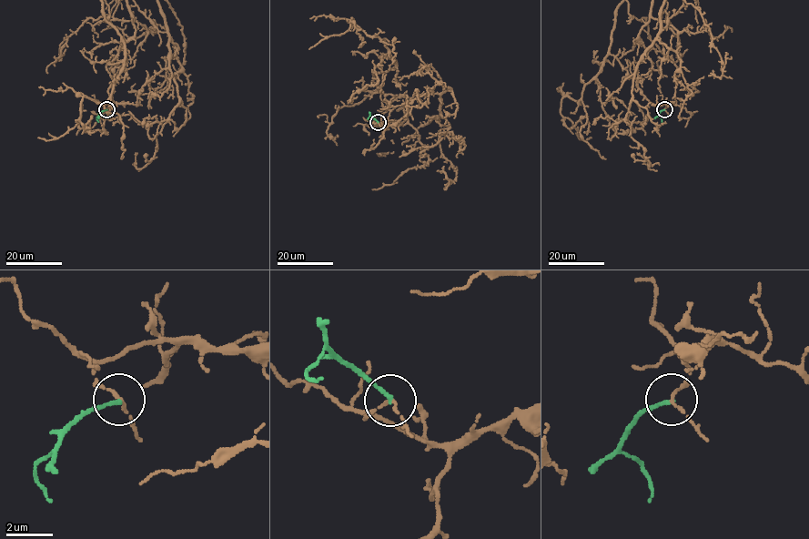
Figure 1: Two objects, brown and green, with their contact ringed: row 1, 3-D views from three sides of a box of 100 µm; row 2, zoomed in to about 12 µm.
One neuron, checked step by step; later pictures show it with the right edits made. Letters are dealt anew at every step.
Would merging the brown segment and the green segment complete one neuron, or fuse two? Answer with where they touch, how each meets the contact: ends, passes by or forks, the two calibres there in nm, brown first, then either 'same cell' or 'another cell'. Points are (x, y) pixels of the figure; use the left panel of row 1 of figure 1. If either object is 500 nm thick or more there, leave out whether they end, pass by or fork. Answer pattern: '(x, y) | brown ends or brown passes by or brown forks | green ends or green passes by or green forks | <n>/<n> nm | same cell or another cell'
(106, 109) | brown passes by | green ends | 110/150 nm | another cell

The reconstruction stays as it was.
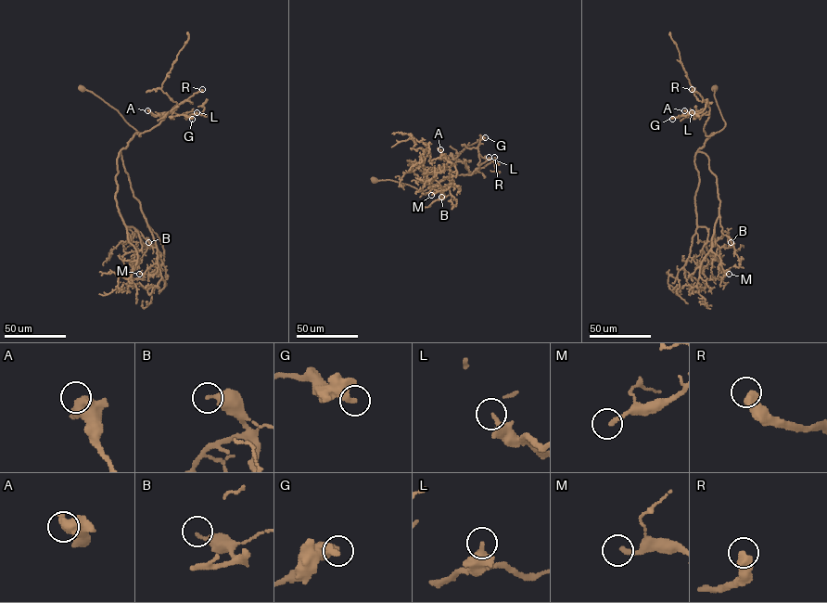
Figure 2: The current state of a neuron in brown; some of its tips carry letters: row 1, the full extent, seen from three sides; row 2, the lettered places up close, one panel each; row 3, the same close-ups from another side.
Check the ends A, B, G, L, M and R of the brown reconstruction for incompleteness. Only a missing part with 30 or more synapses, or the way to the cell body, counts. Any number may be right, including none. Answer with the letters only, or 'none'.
M, R

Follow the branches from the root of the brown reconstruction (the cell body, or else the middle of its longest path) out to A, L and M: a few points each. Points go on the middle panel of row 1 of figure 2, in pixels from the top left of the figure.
A: (374, 179), (424, 191), (432, 181), (432, 171), (472, 173), (440, 149)
L: (374, 179), (391, 180), (424, 191), (432, 181), (429, 179), (432, 171), (445, 169), (470, 174), (489, 157)
M: (374, 179), (425, 190), (432, 180), (413, 163), (421, 182), (453, 180), (455, 186), (431, 195)

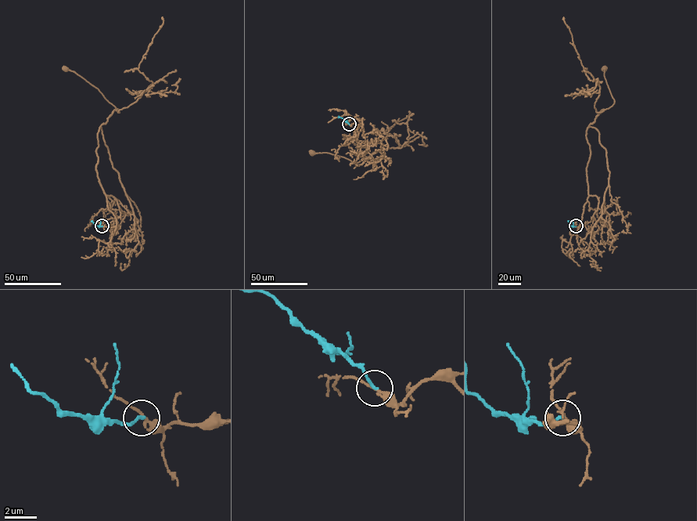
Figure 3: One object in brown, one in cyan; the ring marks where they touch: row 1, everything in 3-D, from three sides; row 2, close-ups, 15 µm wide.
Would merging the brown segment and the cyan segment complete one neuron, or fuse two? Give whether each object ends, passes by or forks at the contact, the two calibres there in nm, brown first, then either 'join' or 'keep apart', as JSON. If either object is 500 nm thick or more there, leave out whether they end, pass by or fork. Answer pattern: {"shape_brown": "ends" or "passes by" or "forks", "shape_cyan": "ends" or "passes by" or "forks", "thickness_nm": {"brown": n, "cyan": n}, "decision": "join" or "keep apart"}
{"shape_brown": "passes by", "shape_cyan": "ends", "thickness_nm": {"brown": 170, "cyan": 190}, "decision": "keep apart"}

